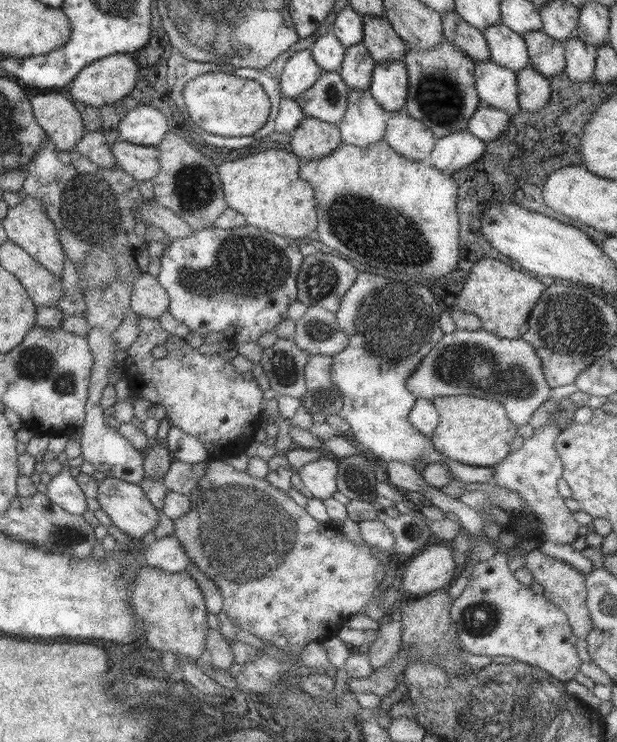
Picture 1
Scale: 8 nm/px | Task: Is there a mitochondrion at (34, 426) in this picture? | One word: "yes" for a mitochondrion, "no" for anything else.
no

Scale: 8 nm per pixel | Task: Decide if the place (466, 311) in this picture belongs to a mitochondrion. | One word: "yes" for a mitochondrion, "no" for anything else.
no

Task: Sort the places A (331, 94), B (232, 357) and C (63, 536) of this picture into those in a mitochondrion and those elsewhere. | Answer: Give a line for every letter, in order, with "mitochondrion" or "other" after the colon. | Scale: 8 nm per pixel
A: mitochondrion
B: other
C: mitochondrion

